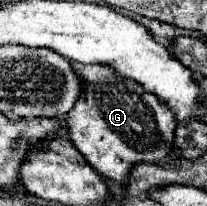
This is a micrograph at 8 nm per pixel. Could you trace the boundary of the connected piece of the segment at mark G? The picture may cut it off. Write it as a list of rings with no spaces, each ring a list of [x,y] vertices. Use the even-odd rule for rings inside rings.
[[[71,62],[75,74],[83,78],[81,82],[81,96],[73,104],[73,108],[67,112],[67,130],[73,146],[85,156],[85,160],[93,166],[95,172],[101,176],[107,176],[119,184],[125,184],[129,180],[129,170],[135,162],[169,162],[175,160],[173,152],[173,138],[175,138],[175,128],[177,128],[177,118],[165,102],[161,102],[157,96],[141,88],[135,80],[123,78],[117,74],[111,66],[85,66]]]

